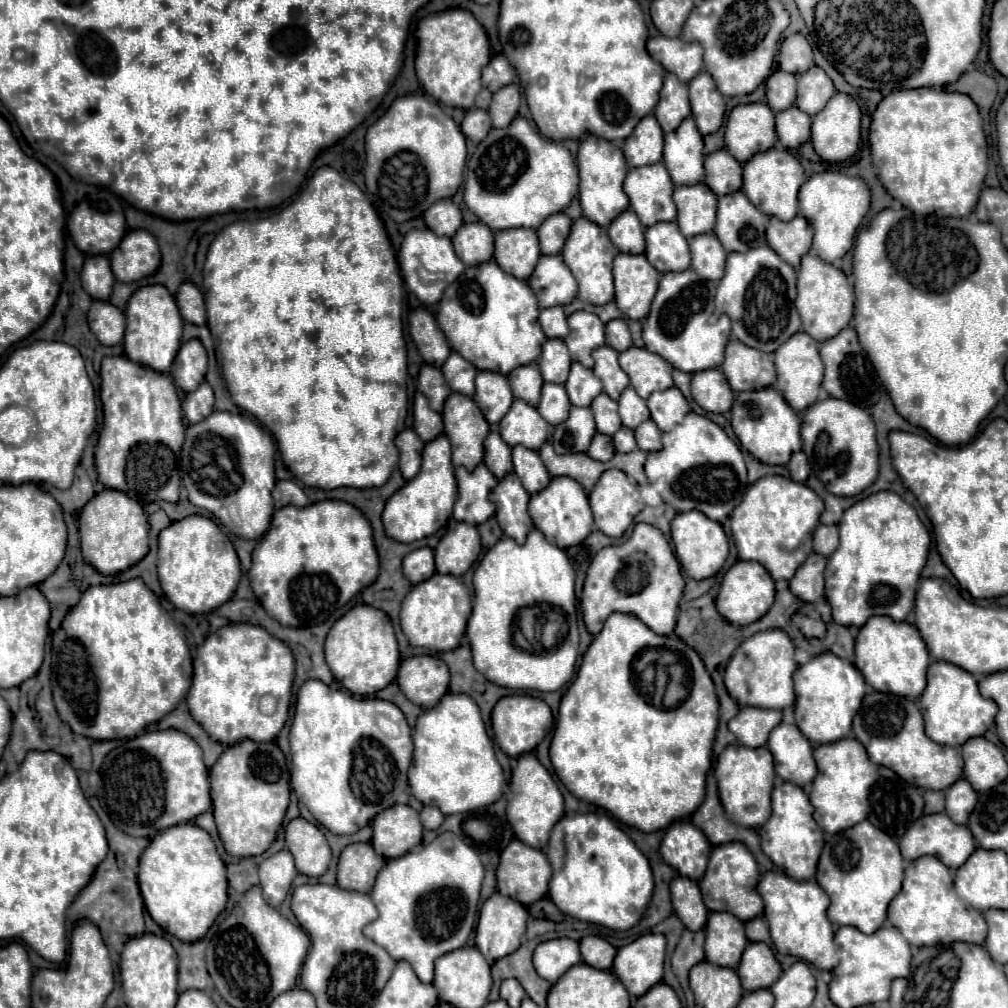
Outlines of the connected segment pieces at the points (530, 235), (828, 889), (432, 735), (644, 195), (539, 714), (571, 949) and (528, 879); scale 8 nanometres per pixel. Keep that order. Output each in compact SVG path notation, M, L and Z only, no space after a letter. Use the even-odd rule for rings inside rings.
M509 229L495 233L495 263L517 279L529 279L541 257L537 231Z
M861 821L855 827L833 835L823 847L817 869L817 883L831 899L827 909L829 921L851 925L859 931L877 931L887 919L891 899L901 891L903 869L899 845L869 821Z
M447 693L437 707L427 709L423 715L419 715L413 731L413 743L415 743L415 751L413 751L413 763L409 767L409 787L415 799L419 799L421 803L435 805L443 815L453 815L453 813L475 811L479 807L487 807L501 799L505 785L503 769L495 757L493 743L481 719L481 711L469 695Z
M661 161L631 169L625 179L625 193L629 195L631 209L645 227L659 221L675 221L677 209L671 199L673 189L673 181Z
M511 695L499 699L499 703L495 705L491 715L491 725L501 751L507 753L509 757L519 757L523 753L531 753L545 739L545 735L553 729L553 715L547 703L537 697Z
M553 939L537 945L533 953L533 965L537 973L555 983L569 967L581 963L581 953L579 953L579 943L573 939Z
M513 839L501 853L501 861L497 867L497 891L501 895L509 895L511 899L517 899L521 905L531 905L547 895L549 875L551 875L551 865L547 855L539 849L533 849Z

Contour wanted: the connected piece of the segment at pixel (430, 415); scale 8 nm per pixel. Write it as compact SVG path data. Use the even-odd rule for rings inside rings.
M423 393L415 395L415 403L413 403L413 429L417 431L417 435L429 443L433 441L437 435L443 433L443 423L441 423L441 415L437 411L433 411L429 407L429 401Z

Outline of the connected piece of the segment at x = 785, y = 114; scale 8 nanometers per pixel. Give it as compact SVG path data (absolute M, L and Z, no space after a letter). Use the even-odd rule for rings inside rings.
M789 107L775 115L777 137L785 149L799 149L799 145L811 139L811 117L799 107Z

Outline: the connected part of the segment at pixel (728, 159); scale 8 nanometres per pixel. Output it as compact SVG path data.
M725 149L707 155L705 185L709 185L717 197L739 191L741 189L741 167L743 165L737 163Z

